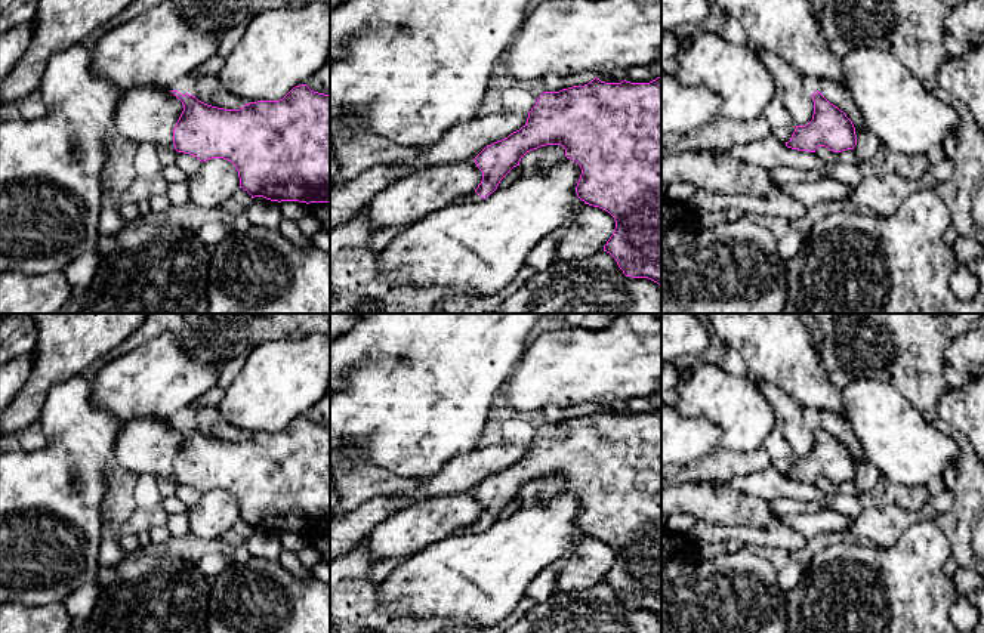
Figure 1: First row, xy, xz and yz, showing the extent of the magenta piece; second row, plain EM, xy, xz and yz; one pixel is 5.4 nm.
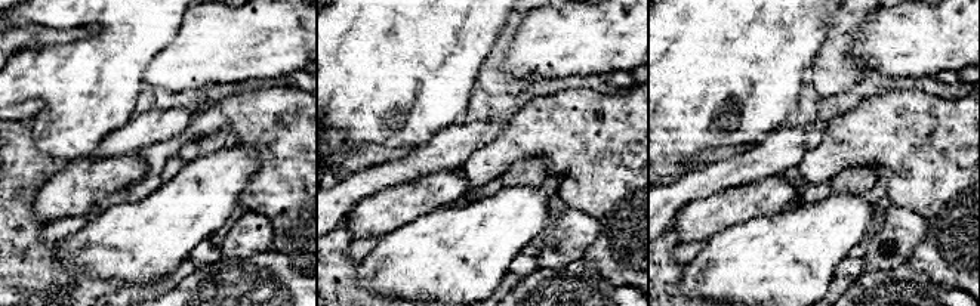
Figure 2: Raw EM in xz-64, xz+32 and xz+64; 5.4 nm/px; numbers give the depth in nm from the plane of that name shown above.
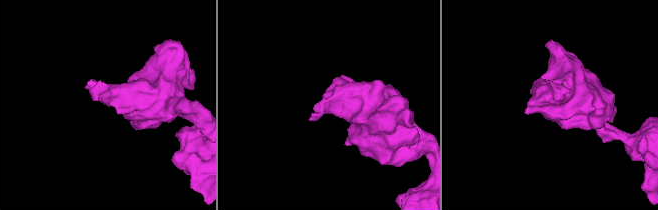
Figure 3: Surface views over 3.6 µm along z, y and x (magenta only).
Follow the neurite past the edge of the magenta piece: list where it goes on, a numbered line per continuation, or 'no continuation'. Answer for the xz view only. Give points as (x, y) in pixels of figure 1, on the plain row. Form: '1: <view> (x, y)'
1: xz (472, 528)

